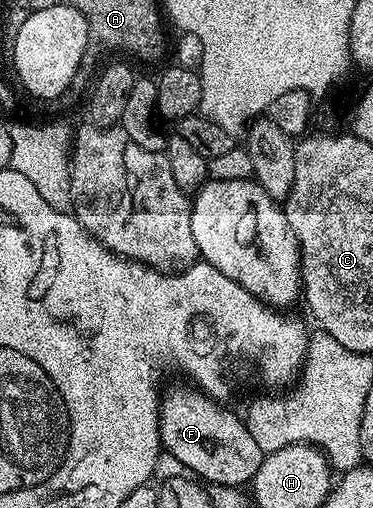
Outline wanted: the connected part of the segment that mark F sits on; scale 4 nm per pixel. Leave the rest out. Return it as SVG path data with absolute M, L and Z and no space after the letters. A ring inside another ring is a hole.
M187 386L188 388L176 388L173 392L165 391L160 401L160 443L163 451L169 452L179 459L185 466L190 466L191 470L194 470L194 474L201 481L207 482L208 484L225 484L226 486L244 486L251 481L254 474L258 474L258 466L262 466L264 461L265 452L259 449L258 442L254 439L253 435L248 431L245 421L235 416L230 409L224 408L225 406L221 401L214 400L212 397L207 396L204 392L200 391L195 386Z

